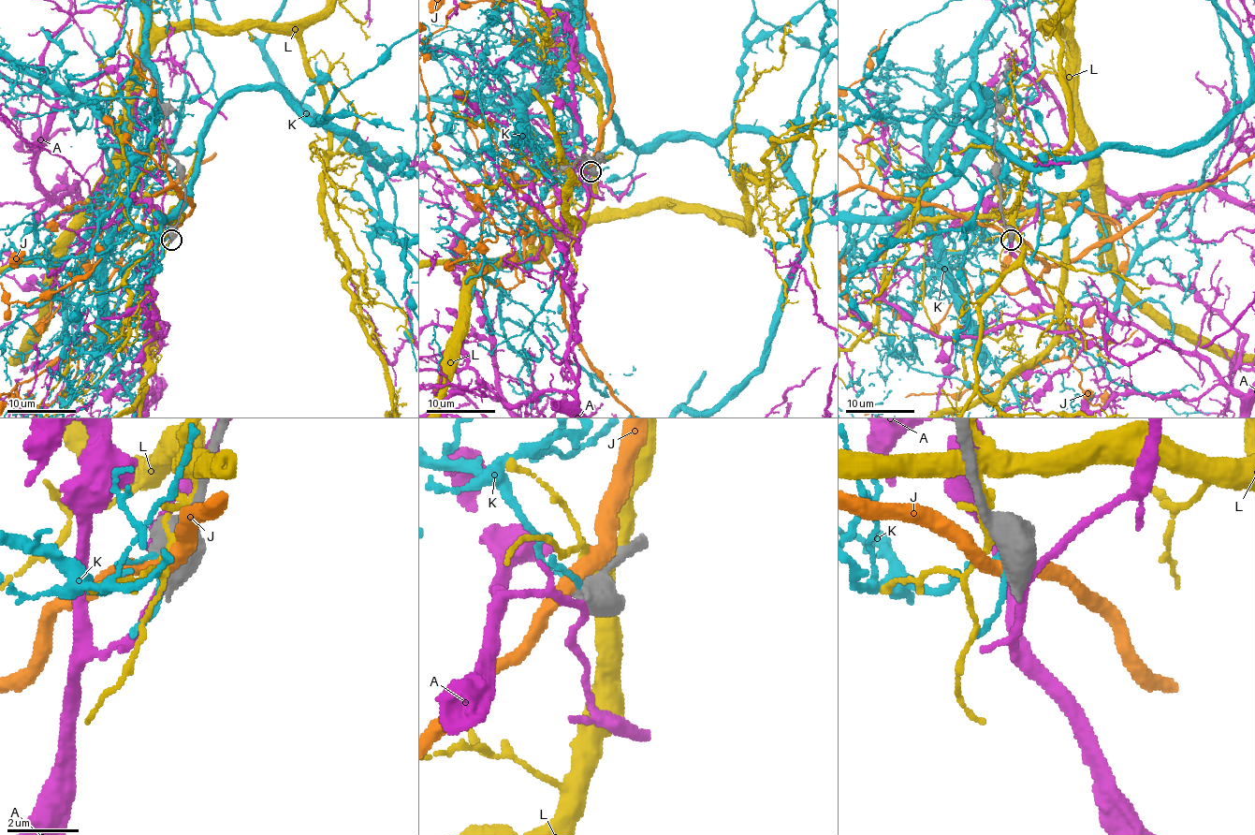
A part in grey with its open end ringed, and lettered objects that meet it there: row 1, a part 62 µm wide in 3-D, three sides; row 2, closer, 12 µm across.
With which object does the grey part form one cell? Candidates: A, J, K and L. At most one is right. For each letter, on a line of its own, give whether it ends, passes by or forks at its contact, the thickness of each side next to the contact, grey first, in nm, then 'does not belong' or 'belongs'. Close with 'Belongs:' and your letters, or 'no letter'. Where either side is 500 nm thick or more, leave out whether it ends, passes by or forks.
A: 700 nm thick on the grey side, 200 nm on the other; does not belong
J: 800 nm thick on the grey side, 400 nm on the other; does not belong
K: 800 nm thick on the grey side, 110 nm on the other; does not belong
L: it forks there; 440 nm thick on the grey side, 170 nm on the other; does not belong
Belongs: no letter

